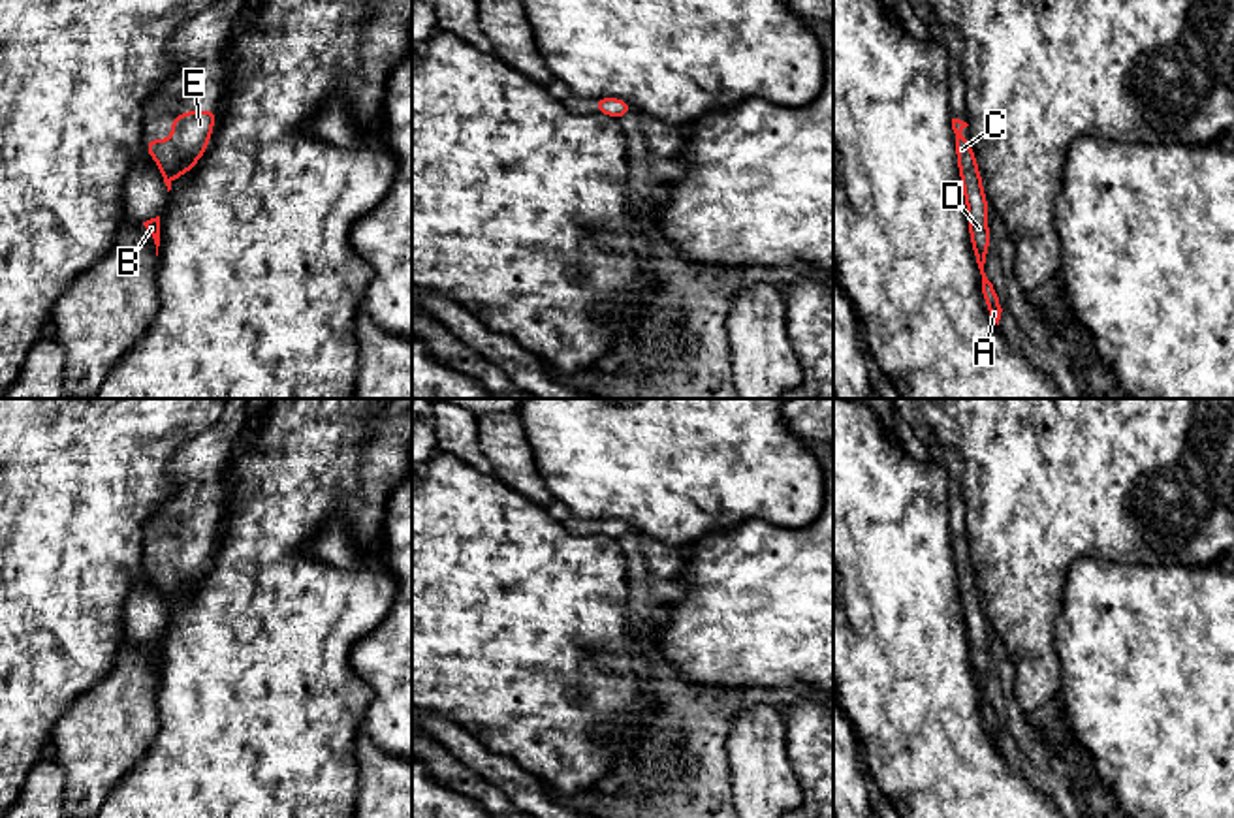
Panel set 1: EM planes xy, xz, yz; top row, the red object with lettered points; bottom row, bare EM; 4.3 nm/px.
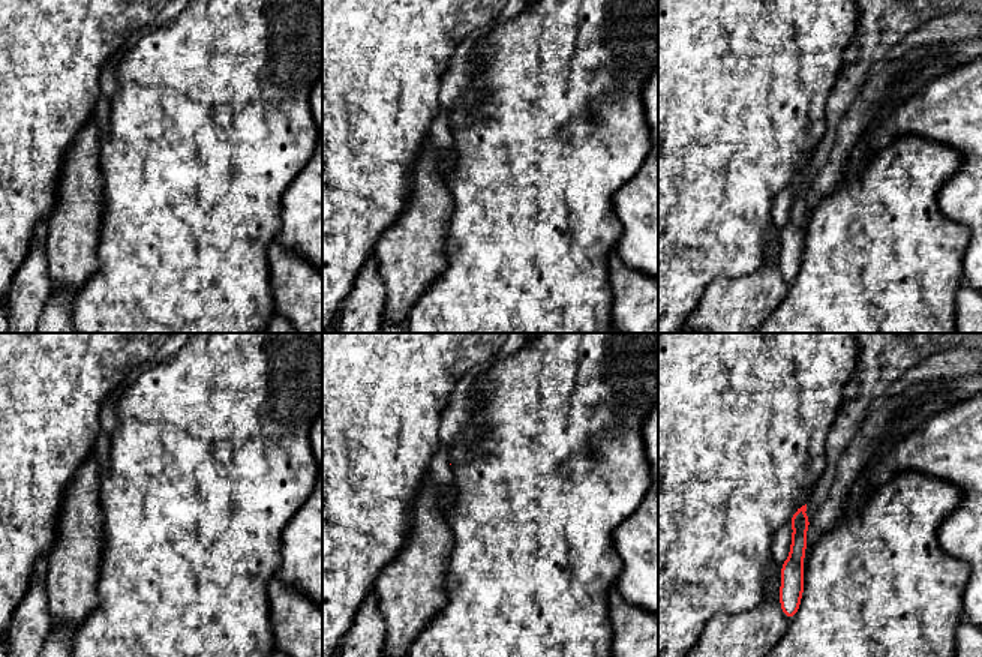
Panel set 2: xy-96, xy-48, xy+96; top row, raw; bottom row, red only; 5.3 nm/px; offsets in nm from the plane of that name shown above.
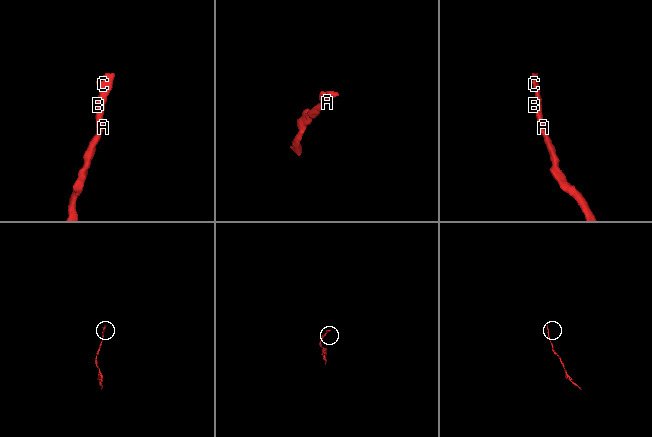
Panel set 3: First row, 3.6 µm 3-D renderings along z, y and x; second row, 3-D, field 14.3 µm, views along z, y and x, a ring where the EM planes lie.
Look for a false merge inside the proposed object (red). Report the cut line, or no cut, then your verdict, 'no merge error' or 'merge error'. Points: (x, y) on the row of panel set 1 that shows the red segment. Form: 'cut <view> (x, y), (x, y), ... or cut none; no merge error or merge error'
cut none; no merge error

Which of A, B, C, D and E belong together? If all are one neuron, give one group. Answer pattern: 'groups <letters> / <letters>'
groups A B C D E

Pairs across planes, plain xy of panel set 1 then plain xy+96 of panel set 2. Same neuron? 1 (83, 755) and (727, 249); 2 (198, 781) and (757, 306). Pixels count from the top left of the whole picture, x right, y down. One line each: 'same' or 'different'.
1: different
2: different

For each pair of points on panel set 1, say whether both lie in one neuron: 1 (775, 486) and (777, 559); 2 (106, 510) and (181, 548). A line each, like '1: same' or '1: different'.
1: different
2: different

